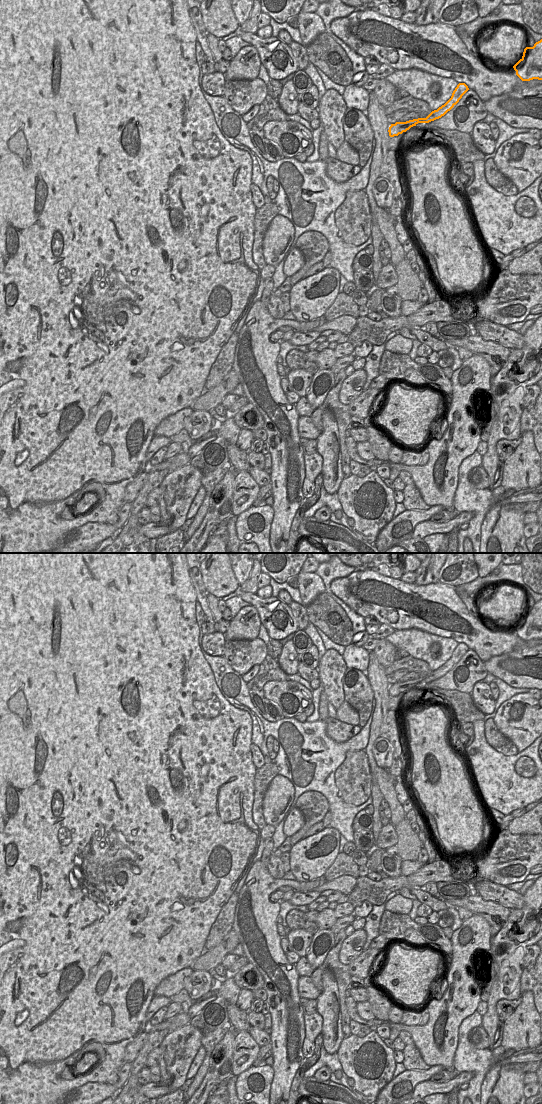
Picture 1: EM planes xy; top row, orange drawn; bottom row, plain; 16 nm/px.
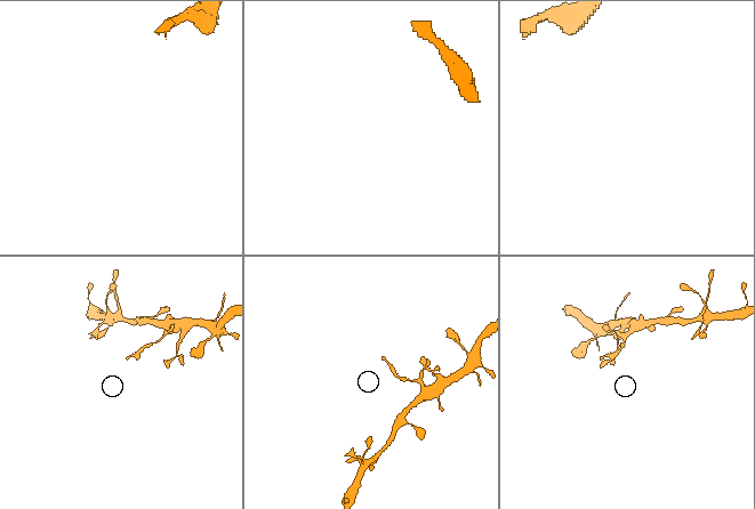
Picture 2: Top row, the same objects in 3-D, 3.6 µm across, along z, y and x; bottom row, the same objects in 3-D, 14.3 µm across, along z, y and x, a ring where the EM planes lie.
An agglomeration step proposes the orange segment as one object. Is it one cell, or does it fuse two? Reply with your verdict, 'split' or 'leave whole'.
split

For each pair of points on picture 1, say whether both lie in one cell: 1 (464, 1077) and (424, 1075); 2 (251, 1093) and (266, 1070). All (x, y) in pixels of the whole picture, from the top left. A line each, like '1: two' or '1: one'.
1: two
2: one

